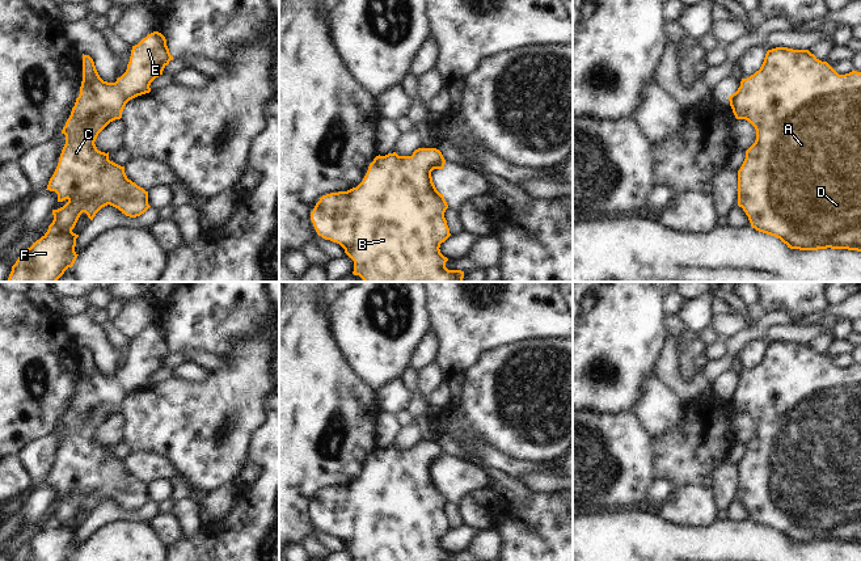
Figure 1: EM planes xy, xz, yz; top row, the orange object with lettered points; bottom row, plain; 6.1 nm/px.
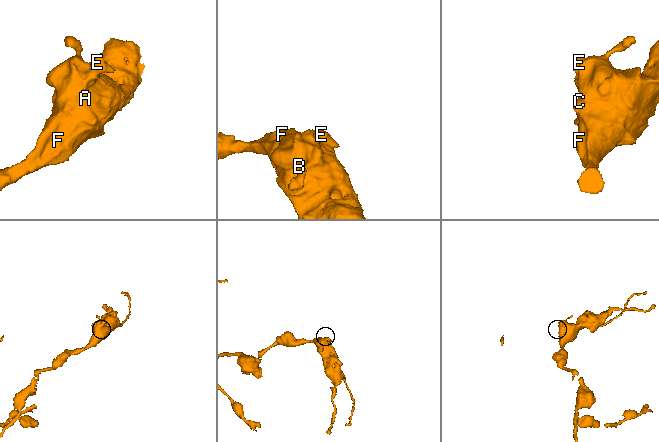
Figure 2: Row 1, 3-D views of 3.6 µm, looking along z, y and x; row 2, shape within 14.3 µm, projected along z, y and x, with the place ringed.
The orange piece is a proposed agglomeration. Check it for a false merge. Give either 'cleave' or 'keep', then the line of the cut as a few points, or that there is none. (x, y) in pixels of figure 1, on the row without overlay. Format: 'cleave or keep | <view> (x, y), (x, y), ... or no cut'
keep | no cut

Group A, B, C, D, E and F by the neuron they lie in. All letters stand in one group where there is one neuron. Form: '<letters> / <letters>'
A B C D E F

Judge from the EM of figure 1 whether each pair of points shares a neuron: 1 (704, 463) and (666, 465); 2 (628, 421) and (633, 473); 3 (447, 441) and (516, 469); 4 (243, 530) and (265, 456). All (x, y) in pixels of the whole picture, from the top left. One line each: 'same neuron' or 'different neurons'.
1: same neuron
2: same neuron
3: different neurons
4: same neuron

